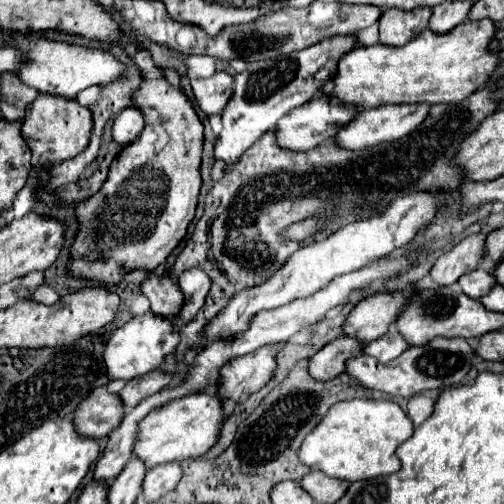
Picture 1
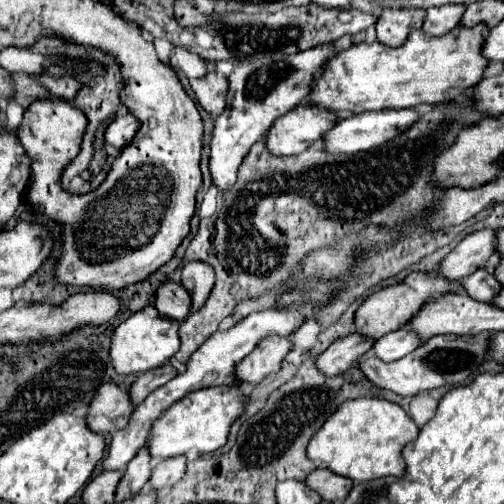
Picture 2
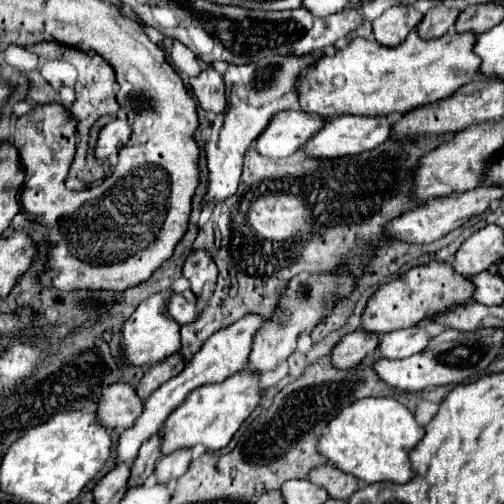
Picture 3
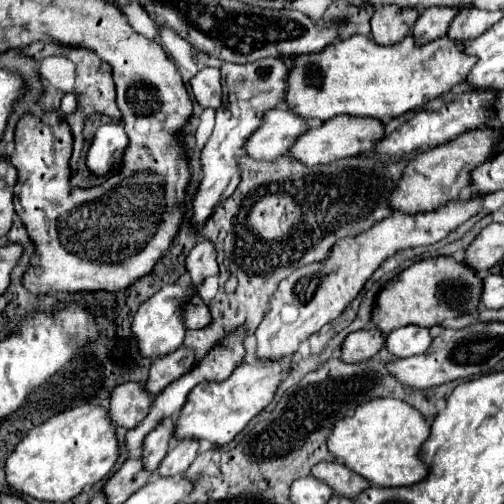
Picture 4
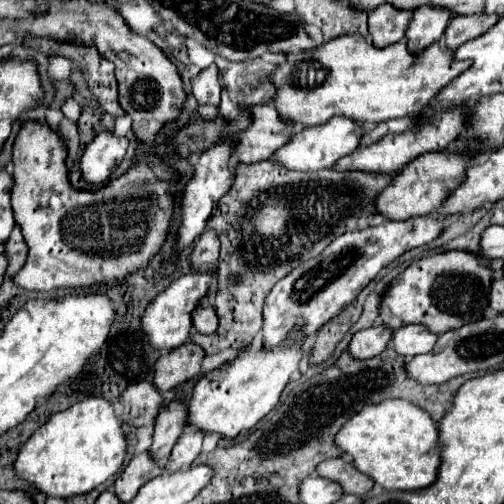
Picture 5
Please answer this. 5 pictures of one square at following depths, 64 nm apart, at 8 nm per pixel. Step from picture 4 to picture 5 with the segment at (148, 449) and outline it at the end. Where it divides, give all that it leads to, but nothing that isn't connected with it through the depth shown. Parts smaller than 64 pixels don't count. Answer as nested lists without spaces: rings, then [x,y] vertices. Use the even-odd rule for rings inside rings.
[[[176,398],[164,410],[160,410],[154,428],[154,442],[150,448],[154,460],[164,462],[170,456],[170,450],[174,448],[182,430],[188,426],[184,424],[184,420],[188,420],[188,398]]]

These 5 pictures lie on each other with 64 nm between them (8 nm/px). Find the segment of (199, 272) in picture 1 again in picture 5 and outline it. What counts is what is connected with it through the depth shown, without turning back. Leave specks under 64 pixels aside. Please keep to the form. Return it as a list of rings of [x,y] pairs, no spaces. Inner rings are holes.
[[[206,228],[202,232],[202,236],[196,240],[190,260],[198,270],[202,270],[202,268],[214,270],[214,262],[218,258],[218,252],[220,252],[220,240],[218,240],[216,232],[212,232],[212,228]]]

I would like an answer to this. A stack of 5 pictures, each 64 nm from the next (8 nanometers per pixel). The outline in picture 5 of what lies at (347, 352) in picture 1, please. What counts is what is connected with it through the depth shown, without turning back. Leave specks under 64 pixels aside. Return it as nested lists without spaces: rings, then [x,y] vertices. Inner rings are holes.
[[[372,326],[354,334],[350,342],[350,354],[364,360],[384,352],[388,342],[392,340],[392,330],[386,326]]]

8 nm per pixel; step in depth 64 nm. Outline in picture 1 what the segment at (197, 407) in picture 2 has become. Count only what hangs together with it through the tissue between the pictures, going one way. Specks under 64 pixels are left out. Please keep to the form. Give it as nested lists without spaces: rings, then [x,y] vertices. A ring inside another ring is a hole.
[[[196,392],[196,394],[182,396],[178,400],[172,400],[170,404],[158,408],[156,412],[150,412],[140,422],[134,454],[144,460],[146,468],[166,464],[172,460],[198,458],[206,454],[220,438],[222,424],[226,418],[224,406],[226,406],[226,400],[222,400],[218,394],[206,394],[206,392]]]

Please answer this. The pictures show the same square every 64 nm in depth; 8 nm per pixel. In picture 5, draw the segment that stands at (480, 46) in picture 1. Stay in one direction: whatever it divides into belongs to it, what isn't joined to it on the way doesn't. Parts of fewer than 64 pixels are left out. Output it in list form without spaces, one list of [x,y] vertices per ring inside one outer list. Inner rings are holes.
[[[344,34],[312,48],[310,52],[288,52],[284,58],[286,60],[278,64],[272,74],[272,84],[276,84],[276,100],[272,102],[284,122],[302,126],[320,126],[332,116],[346,116],[356,124],[380,124],[404,116],[416,120],[424,106],[428,106],[428,102],[450,80],[470,68],[470,60],[454,60],[454,52],[444,52],[438,44],[432,44],[420,56],[412,56],[404,40],[380,50],[360,34]]]

